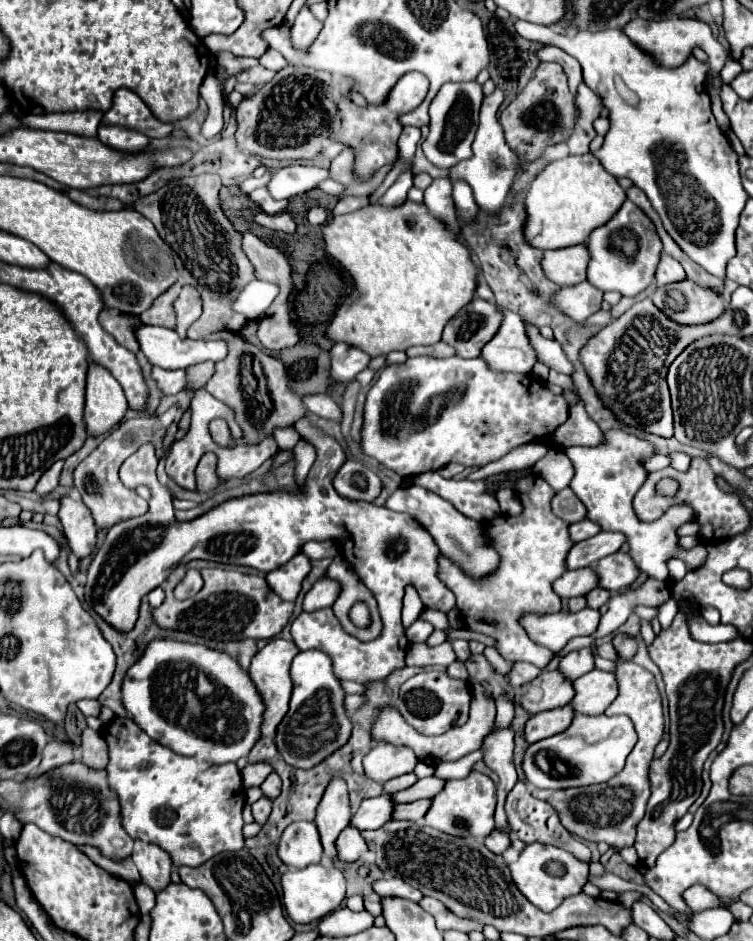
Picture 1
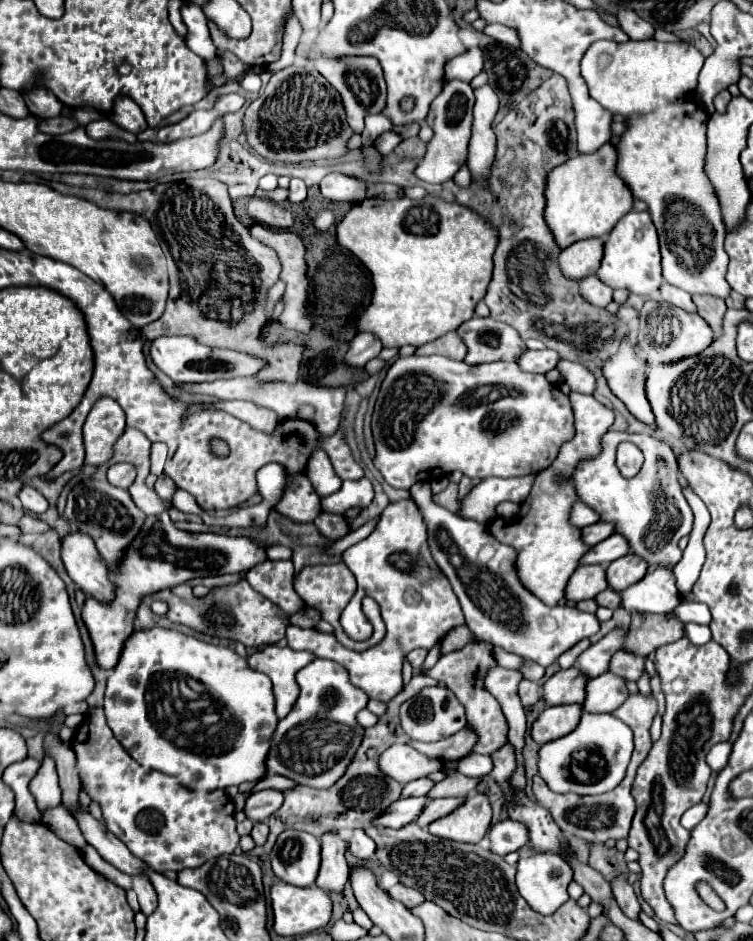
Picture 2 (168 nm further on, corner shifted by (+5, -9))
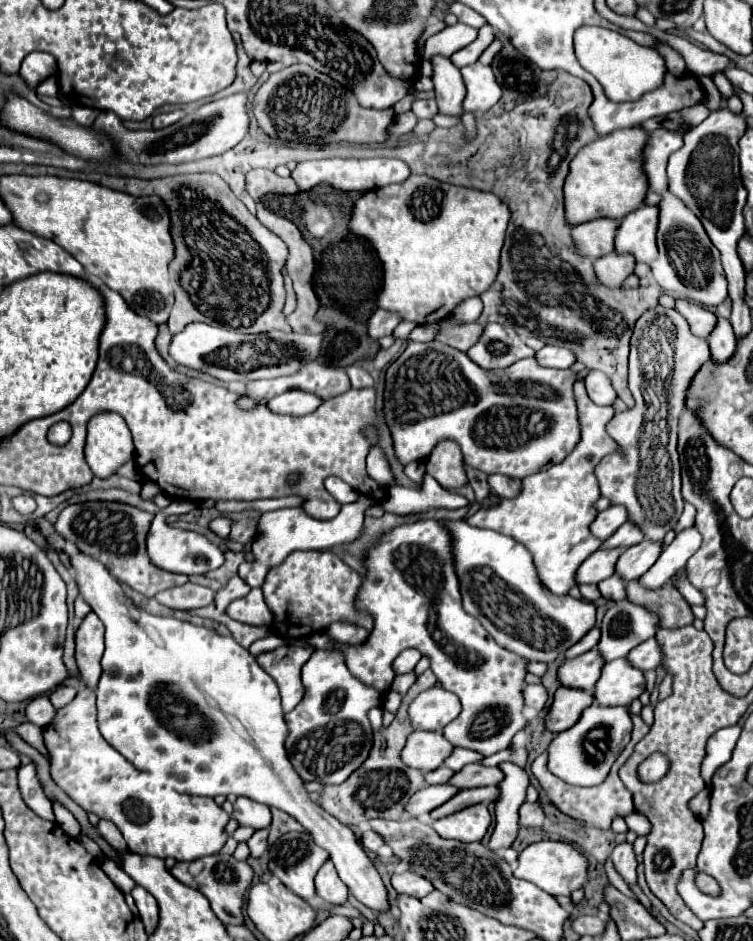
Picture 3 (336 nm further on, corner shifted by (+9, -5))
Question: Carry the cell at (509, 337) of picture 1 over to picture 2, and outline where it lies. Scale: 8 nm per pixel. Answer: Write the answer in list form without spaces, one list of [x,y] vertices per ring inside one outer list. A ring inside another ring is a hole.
[[[527,349],[519,357],[521,369],[531,371],[531,373],[547,373],[547,371],[555,369],[559,361],[561,361],[559,353],[551,351],[551,349],[543,349],[543,351],[531,351],[531,349]]]

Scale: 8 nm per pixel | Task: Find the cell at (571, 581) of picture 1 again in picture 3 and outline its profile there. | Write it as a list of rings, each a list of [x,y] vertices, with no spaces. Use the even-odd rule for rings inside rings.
[[[621,549],[595,551],[593,555],[589,555],[577,569],[577,575],[575,575],[577,585],[597,585],[599,581],[611,577],[615,573],[613,567],[619,555],[621,555]]]

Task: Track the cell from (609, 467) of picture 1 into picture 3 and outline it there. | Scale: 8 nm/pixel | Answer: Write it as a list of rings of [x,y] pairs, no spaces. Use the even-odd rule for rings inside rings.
[[[659,305],[657,309],[649,309],[649,313],[643,313],[637,319],[629,355],[629,389],[635,397],[635,407],[625,413],[615,413],[615,417],[607,425],[607,433],[621,445],[625,455],[605,455],[595,467],[595,477],[599,481],[601,497],[607,497],[611,505],[625,505],[629,521],[635,521],[635,525],[649,541],[661,543],[663,537],[677,525],[683,513],[681,467],[677,455],[677,419],[683,411],[685,389],[689,387],[691,377],[709,357],[711,353],[707,341],[701,341],[701,337],[693,337],[689,323],[681,317],[679,311]]]

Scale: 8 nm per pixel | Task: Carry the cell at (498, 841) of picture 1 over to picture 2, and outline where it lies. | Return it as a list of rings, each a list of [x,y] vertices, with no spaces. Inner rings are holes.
[[[507,819],[507,821],[499,821],[497,825],[493,825],[489,831],[489,837],[493,843],[491,851],[503,857],[511,851],[521,849],[525,843],[529,843],[529,829],[521,821]]]

